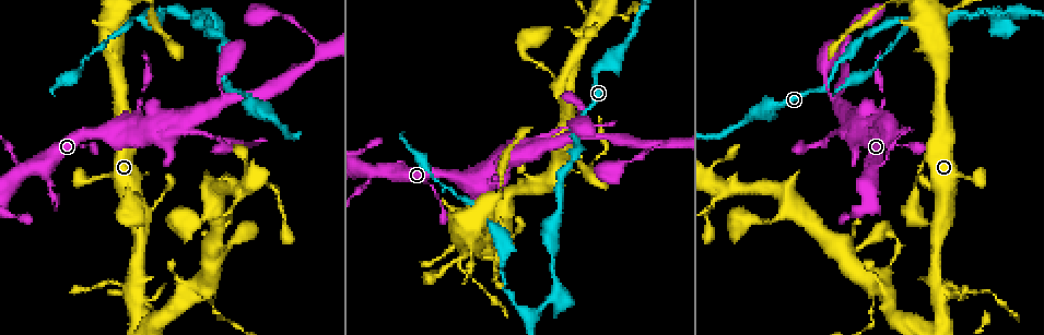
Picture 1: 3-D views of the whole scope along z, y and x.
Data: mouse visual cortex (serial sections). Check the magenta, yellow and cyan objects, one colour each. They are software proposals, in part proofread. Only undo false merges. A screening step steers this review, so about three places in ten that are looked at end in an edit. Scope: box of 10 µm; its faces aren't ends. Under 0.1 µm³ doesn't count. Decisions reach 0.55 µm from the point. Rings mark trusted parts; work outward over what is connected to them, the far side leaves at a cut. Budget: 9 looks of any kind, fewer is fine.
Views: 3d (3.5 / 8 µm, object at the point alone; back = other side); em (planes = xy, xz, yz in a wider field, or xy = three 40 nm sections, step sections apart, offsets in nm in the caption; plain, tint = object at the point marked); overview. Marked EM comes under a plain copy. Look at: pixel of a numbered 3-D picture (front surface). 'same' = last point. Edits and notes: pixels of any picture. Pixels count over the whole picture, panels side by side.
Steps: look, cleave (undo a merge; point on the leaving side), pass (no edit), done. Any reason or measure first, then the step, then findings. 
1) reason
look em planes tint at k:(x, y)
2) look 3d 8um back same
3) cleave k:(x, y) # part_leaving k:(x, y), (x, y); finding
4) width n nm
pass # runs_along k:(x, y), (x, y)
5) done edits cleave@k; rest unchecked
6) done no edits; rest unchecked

thick turns thin
look 3d 3.5um at 1:(846, 128)

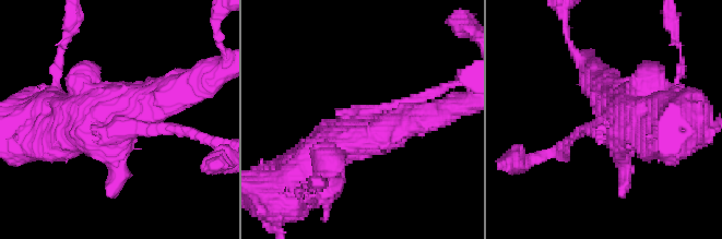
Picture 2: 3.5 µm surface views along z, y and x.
look em xy step 3 tint at 2:(377, 125)

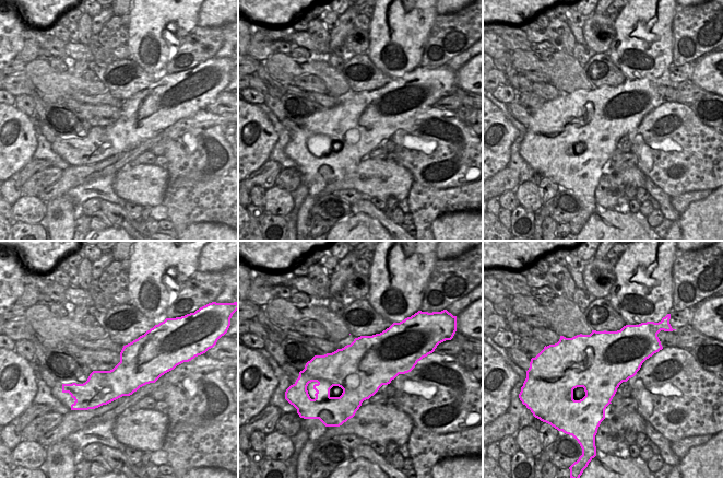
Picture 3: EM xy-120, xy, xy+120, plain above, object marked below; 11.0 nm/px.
cleave 2:(196, 133) # two cells meet here

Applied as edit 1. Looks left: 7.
redraw
look overview

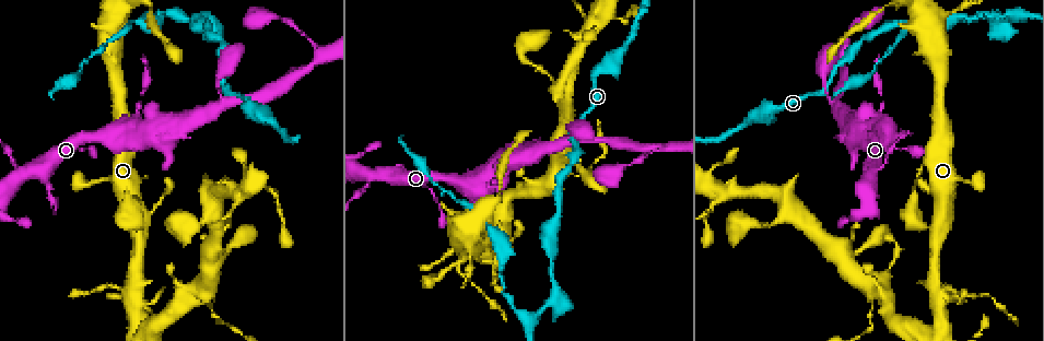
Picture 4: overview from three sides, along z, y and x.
look 3d 8um at 4:(871, 297)

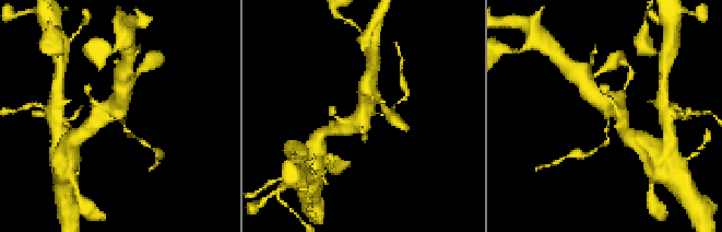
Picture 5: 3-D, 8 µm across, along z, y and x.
zoom in
look 3d 3.5um same

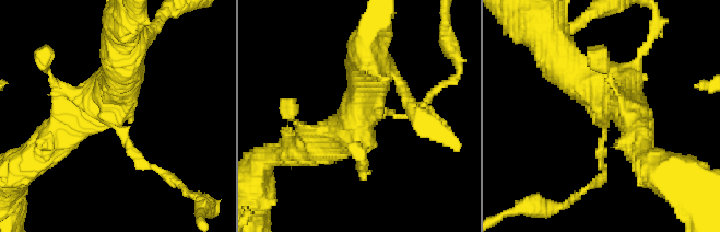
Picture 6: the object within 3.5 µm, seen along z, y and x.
look em xy step 3 tint at 6:(115, 110)

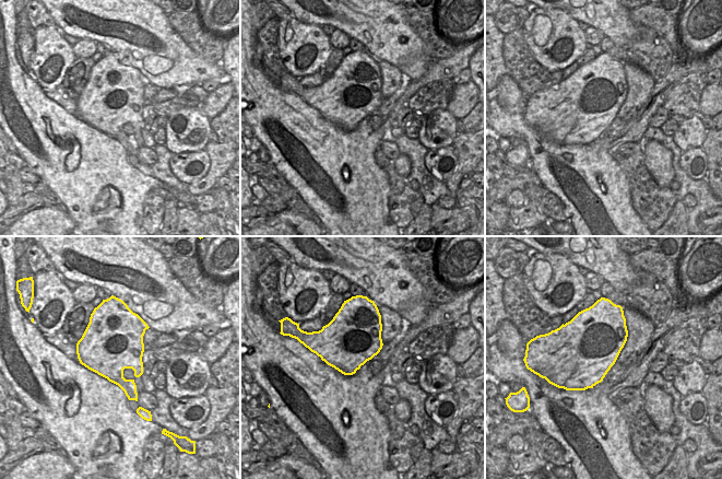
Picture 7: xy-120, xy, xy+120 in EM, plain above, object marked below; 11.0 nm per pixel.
pass # runs_along 6:(639, 131), (557, 55); one cell here

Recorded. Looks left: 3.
four arms meet
look 3d 8um at 4:(543, 310)

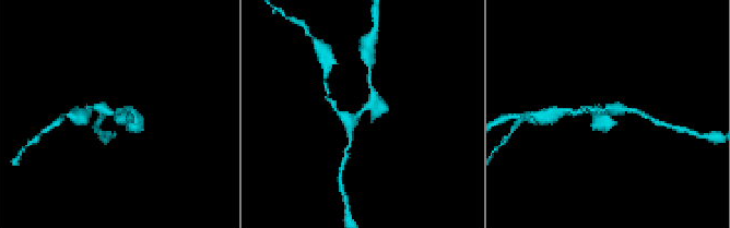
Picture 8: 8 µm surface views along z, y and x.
look 3d 3.5um same

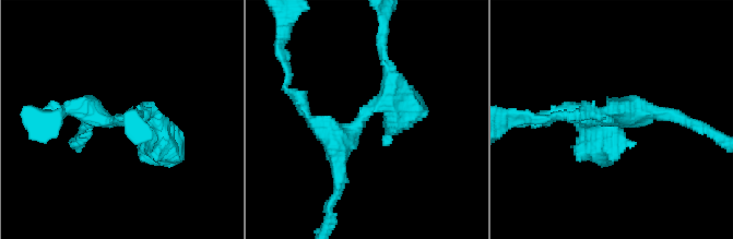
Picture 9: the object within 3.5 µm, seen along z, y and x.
arms 4; arm_widths 250, 250, 250, 300 nm
pass # runs_along 9:(386, 61), (389, 97), (342, 136), (305, 115); continuous, no second cell

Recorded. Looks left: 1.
done edits cleave@2; rest unchecked

